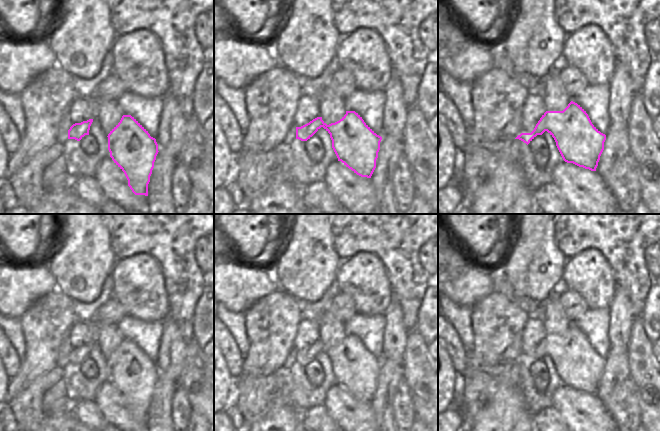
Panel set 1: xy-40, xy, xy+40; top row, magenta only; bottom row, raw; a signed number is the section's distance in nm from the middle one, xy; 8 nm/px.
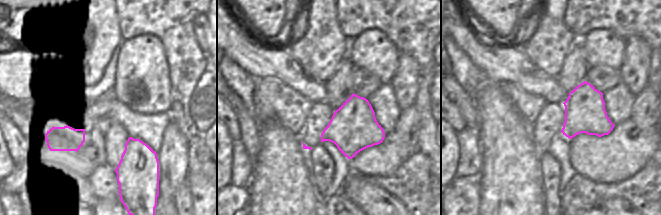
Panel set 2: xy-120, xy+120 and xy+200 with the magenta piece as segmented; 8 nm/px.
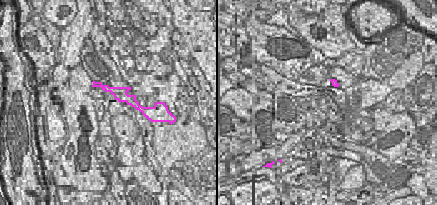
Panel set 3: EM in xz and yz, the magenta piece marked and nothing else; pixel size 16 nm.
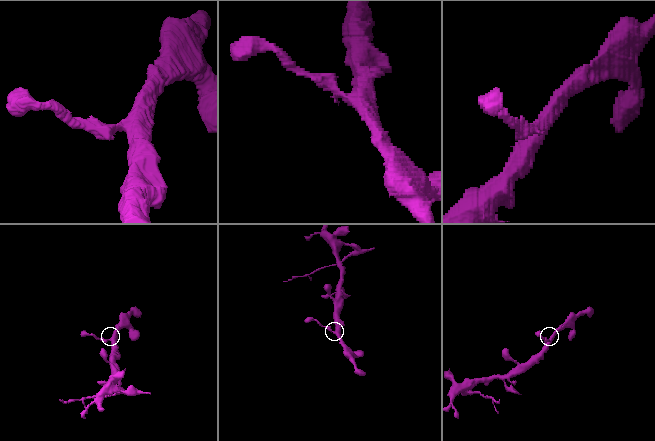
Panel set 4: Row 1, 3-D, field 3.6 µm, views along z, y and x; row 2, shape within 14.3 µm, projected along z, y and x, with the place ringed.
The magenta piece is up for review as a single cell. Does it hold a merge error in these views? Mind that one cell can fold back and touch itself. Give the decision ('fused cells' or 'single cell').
single cell

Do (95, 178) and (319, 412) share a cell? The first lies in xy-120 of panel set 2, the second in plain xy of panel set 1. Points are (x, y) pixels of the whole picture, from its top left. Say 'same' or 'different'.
different

